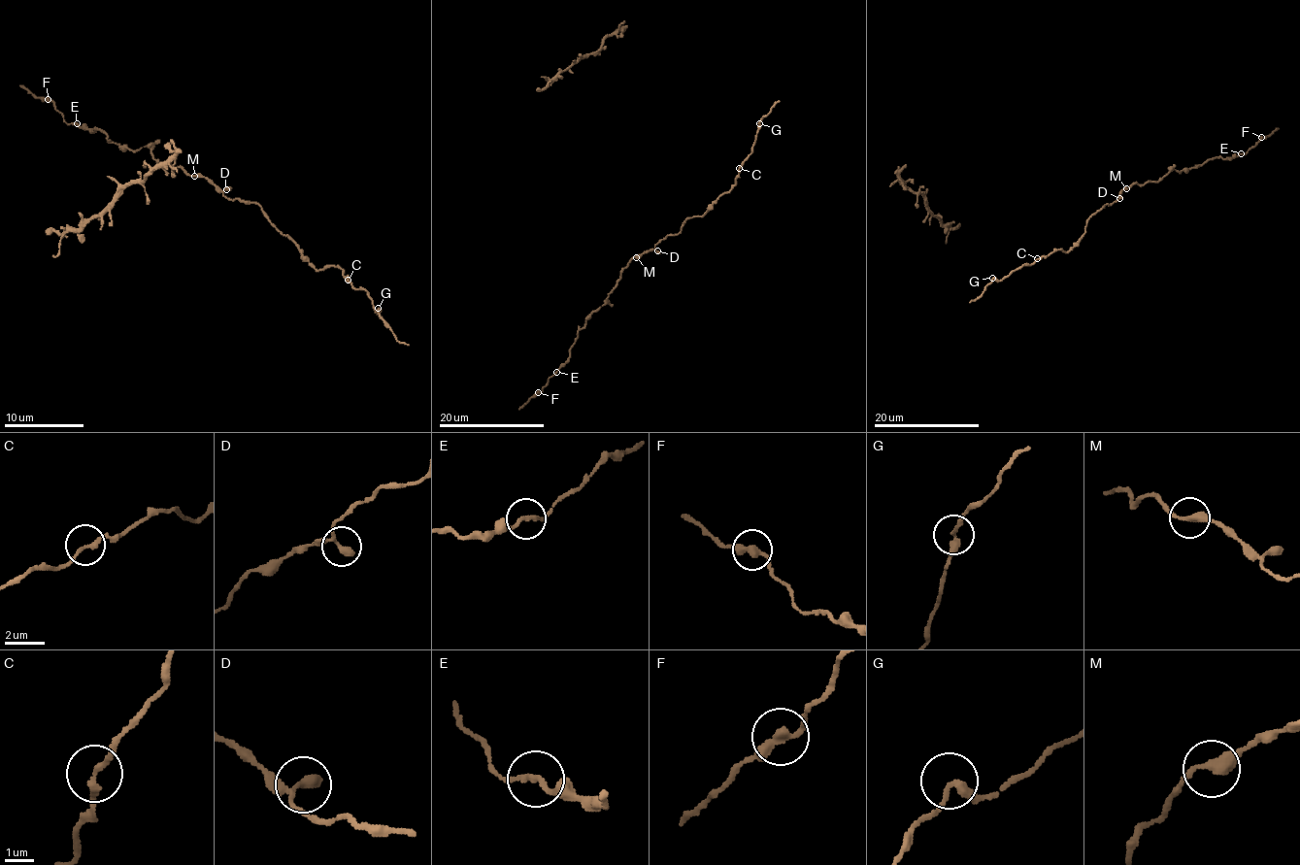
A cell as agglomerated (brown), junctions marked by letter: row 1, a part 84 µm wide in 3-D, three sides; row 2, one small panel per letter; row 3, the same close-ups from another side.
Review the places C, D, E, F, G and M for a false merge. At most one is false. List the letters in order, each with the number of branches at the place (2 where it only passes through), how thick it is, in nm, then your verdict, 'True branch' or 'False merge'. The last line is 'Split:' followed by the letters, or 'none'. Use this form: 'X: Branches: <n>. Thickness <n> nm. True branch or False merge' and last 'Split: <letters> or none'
C: Branches: 2. Thickness 220 nm. True branch
D: Branches: 2. Thickness 300 nm. True branch
E: Branches: 2. Thickness 190 nm. True branch
F: Branches: 2. Thickness 340 nm. True branch
G: Branches: 2. Thickness 280 nm. True branch
M: Branches: 2. Thickness 360 nm. True branch
Split: none

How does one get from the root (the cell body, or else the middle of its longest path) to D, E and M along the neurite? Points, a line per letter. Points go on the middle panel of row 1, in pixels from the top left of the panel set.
D: (735, 180), (735, 184), (701, 216), (688, 217), (677, 234), (666, 235), (654, 247), (657, 250)
E: (735, 180), (701, 216), (630, 260), (556, 371)
M: (735, 180), (735, 184), (701, 216), (688, 217), (677, 234), (666, 235), (651, 249), (636, 257)

